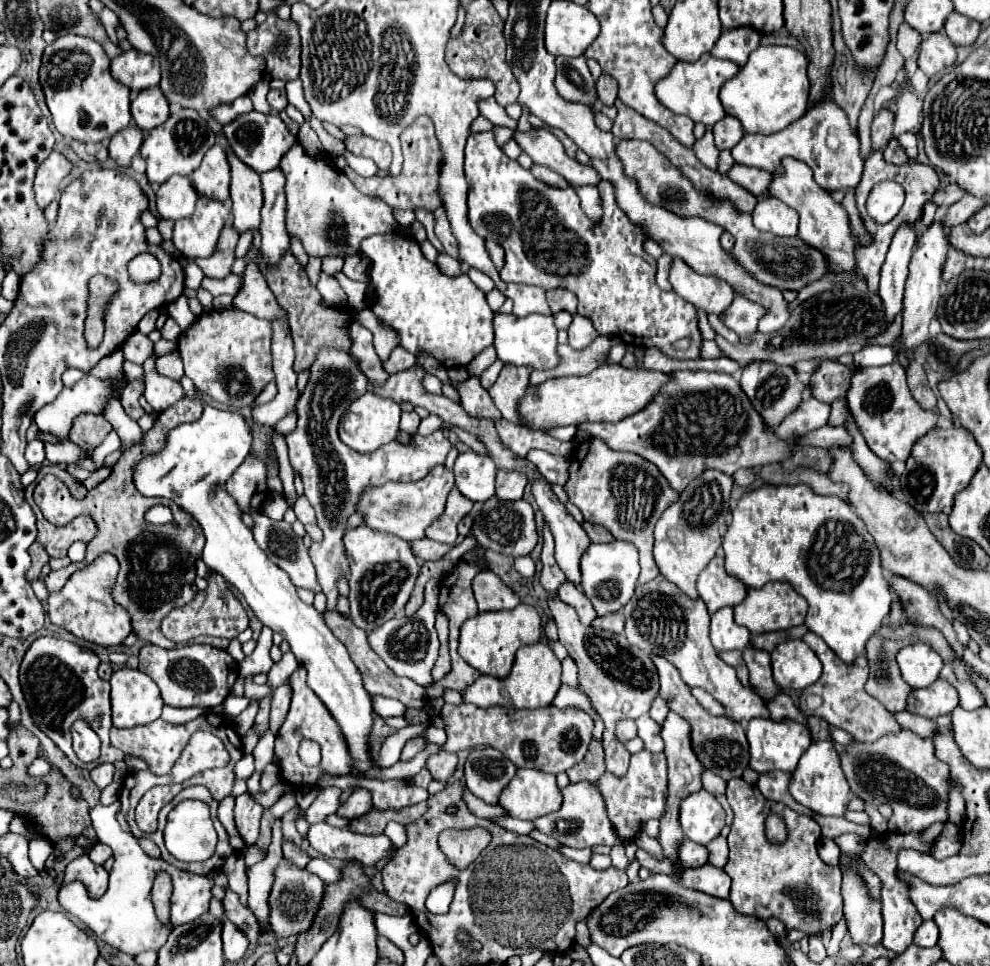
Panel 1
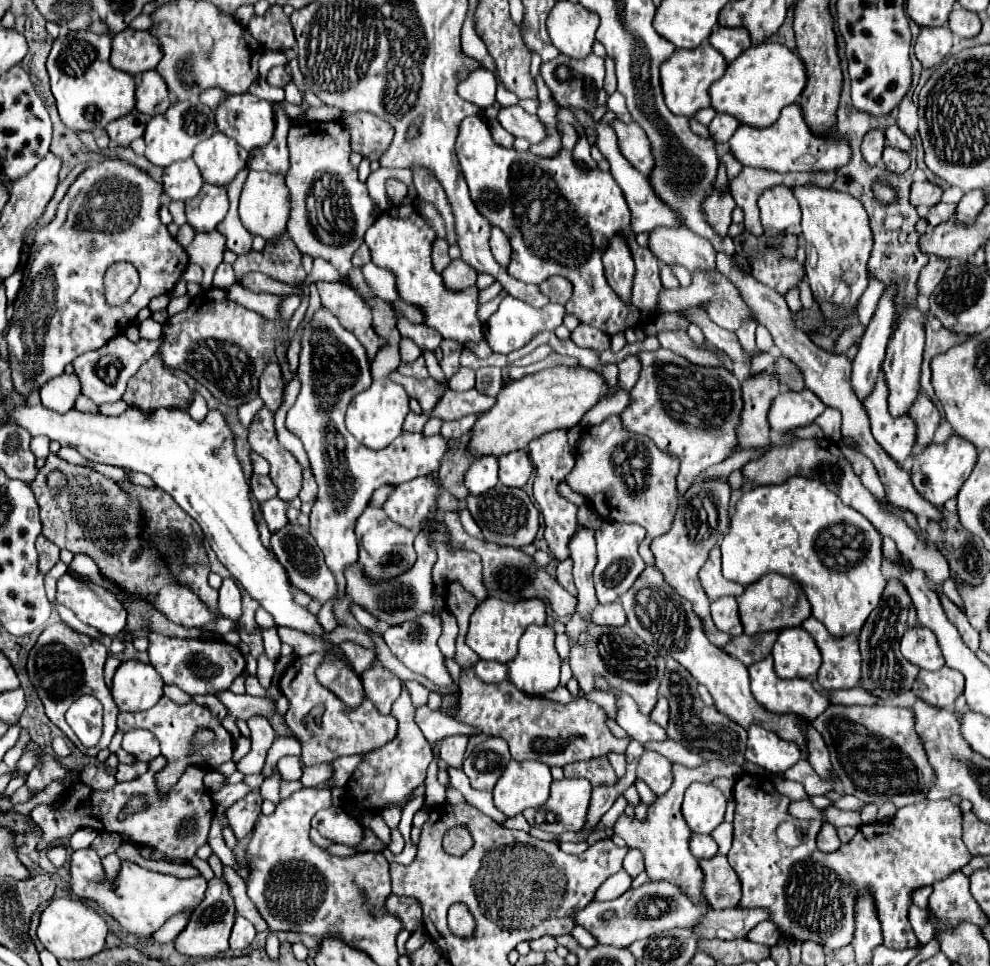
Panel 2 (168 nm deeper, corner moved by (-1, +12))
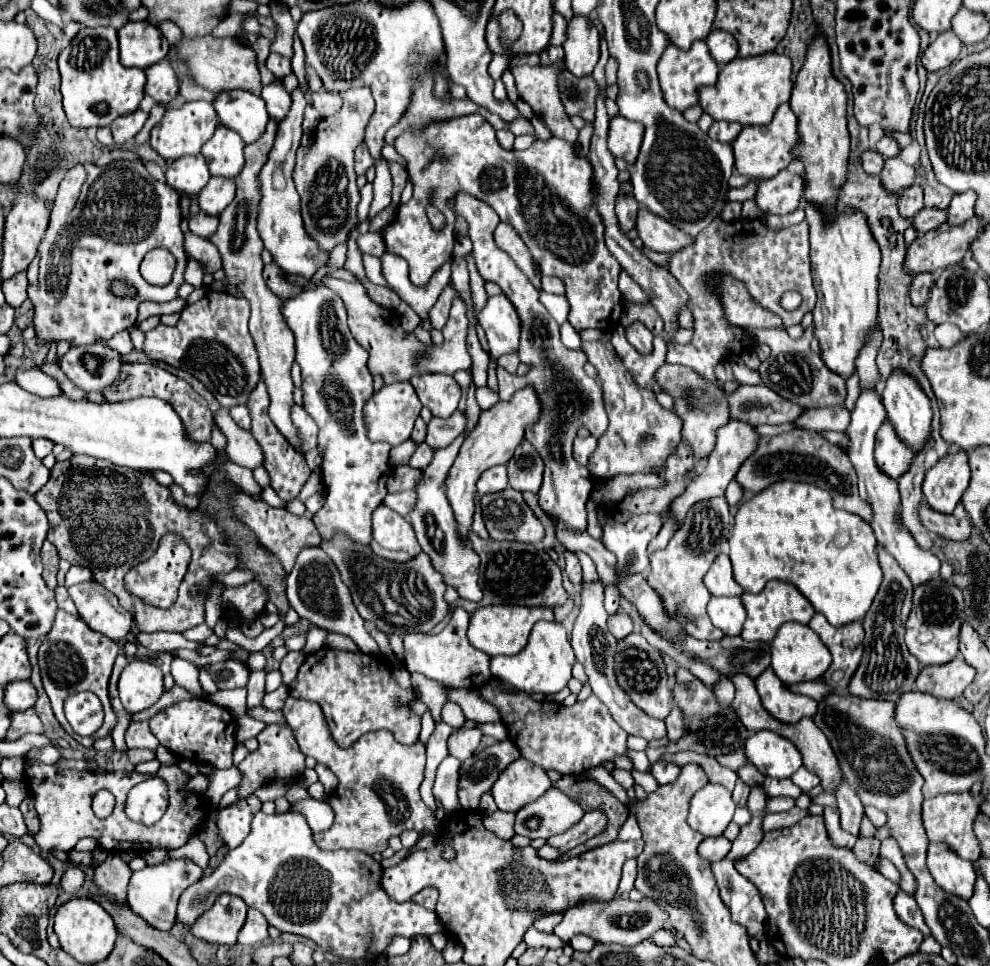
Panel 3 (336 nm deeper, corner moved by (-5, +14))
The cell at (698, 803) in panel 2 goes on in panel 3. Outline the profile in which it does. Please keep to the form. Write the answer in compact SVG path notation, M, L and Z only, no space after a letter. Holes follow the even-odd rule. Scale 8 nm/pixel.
M706 784L690 802L688 824L704 836L722 836L734 816L732 794L718 784Z

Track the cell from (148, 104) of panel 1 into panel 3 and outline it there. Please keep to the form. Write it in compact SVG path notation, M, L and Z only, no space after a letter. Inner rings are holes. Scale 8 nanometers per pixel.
M162 58L160 62L146 68L146 78L146 94L150 94L158 104L170 104L170 100L176 98L180 80L168 58Z

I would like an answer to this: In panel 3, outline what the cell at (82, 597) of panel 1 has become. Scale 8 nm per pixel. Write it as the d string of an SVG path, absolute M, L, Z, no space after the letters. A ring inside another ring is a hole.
M82 582L68 588L78 616L96 632L112 640L122 640L132 626L130 612L112 604L112 594L98 582Z

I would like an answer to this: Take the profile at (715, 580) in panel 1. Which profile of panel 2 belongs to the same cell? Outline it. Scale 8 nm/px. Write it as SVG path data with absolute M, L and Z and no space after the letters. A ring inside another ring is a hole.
M714 546L710 550L710 556L700 570L700 582L702 582L702 588L704 588L704 592L708 594L710 600L718 600L722 596L740 596L744 592L744 586L730 582L722 576L720 548L718 546Z

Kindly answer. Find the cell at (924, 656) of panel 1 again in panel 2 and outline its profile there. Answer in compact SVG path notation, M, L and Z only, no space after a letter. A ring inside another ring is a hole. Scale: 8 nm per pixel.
M924 626L906 630L906 634L900 640L900 650L908 662L924 670L940 670L944 666L944 658L942 658L938 640L934 632Z

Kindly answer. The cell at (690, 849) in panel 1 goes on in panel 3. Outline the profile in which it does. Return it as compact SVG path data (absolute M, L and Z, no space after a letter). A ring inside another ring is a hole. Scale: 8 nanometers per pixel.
M720 836L720 838L704 838L702 844L698 846L698 852L702 858L706 858L708 862L716 862L726 858L726 854L730 852L730 840Z

